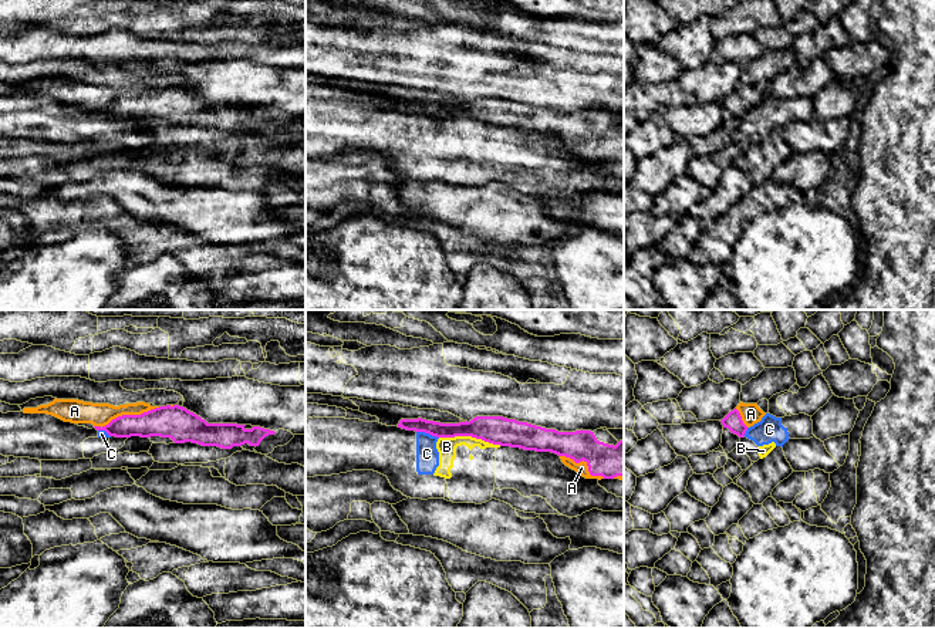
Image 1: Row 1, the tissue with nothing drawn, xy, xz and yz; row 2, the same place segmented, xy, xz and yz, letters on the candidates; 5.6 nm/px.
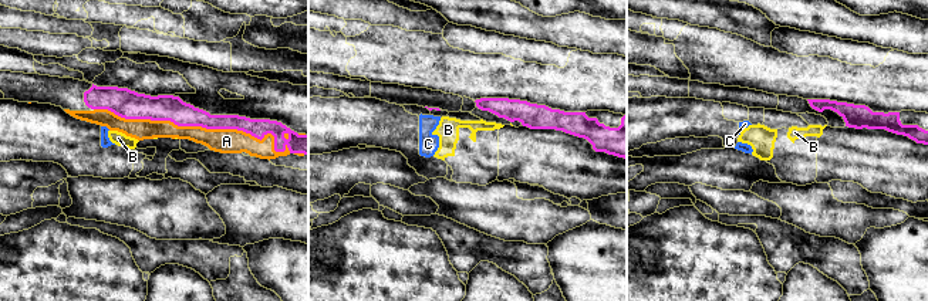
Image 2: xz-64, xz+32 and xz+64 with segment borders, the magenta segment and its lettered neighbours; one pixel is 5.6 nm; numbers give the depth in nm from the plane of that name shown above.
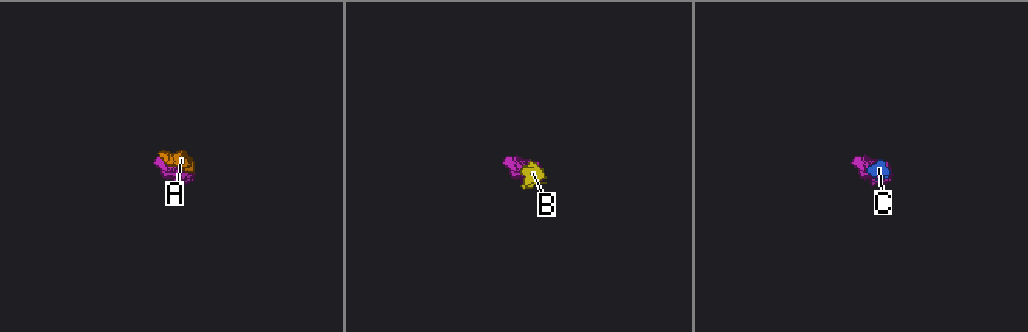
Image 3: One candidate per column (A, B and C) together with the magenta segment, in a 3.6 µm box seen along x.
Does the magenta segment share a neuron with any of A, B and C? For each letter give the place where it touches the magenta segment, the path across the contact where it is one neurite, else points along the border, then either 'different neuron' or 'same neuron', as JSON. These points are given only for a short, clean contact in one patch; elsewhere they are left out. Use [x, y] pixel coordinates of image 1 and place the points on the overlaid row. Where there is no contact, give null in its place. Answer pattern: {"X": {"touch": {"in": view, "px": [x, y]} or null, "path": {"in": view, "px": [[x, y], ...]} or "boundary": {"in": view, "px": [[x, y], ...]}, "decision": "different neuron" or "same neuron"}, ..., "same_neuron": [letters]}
{"A": {"touch": {"in": "xy", "px": [127, 415]}, "decision": "same neuron"}, "B": {"touch": {"in": "xz", "px": [471, 435]}, "boundary": {"in": "xz", "px": [[439, 436], [475, 436], [500, 445]]}, "decision": "different neuron"}, "C": {"touch": {"in": "xz", "px": [428, 432]}, "boundary": {"in": "xz", "px": [[417, 431], [424, 431], [438, 438]]}, "decision": "different neuron"}, "same_neuron": ["A"]}

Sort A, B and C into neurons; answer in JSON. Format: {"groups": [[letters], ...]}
{"groups": [["A"], ["B", "C"]]}

